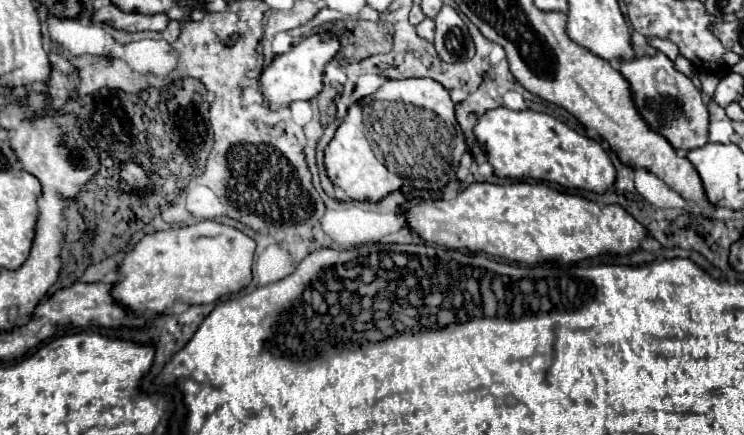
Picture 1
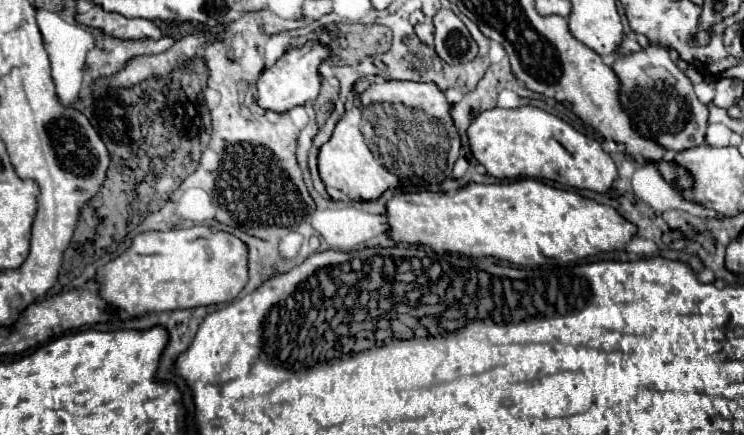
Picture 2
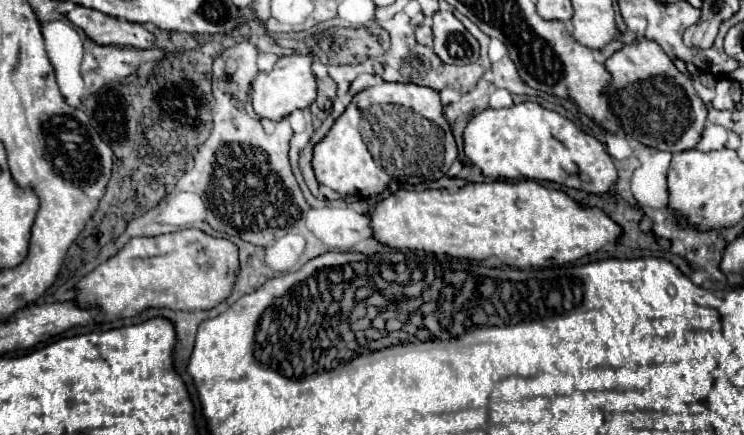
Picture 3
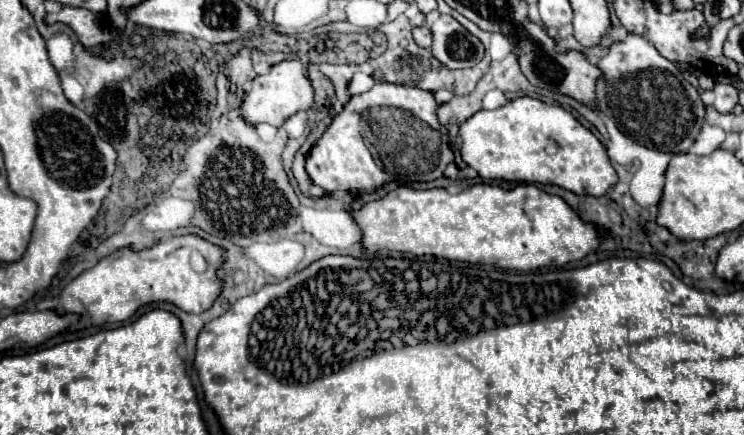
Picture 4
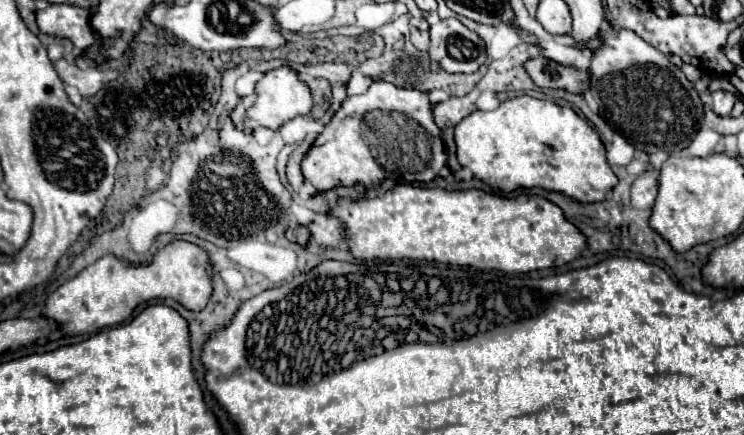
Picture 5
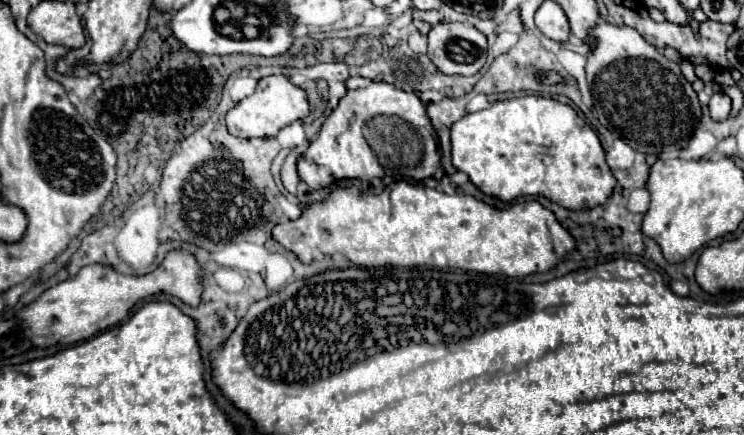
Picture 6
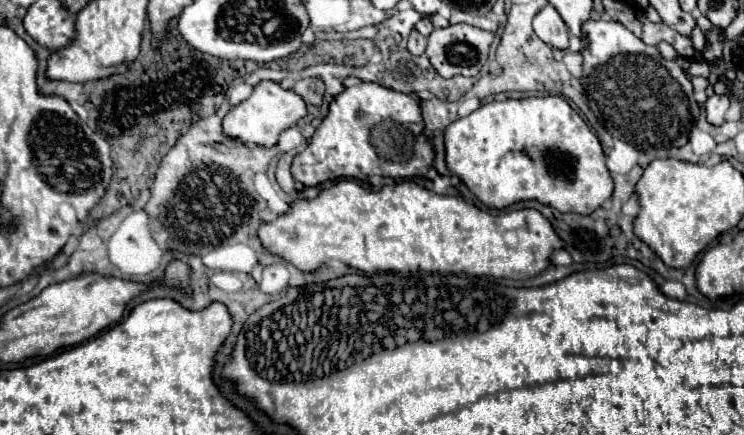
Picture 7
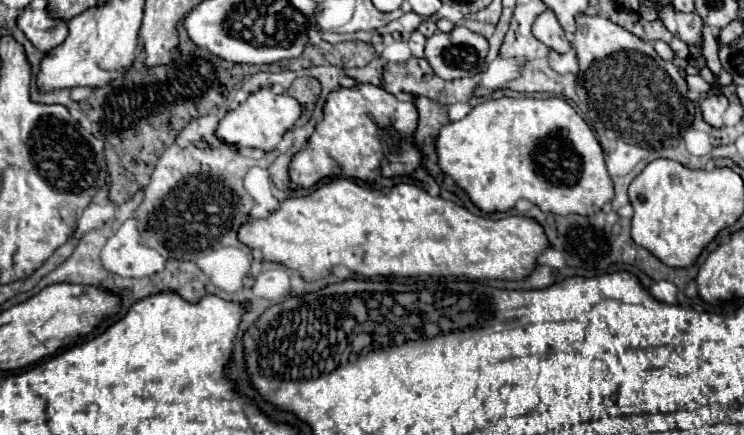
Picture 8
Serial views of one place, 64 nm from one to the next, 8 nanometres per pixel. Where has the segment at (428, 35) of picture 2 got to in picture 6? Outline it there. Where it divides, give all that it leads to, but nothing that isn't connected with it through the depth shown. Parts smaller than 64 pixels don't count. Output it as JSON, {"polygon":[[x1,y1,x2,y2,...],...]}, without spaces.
{"polygon":[[414,26,410,28,410,38,408,38,408,44,410,44,410,48,412,48,414,52,418,52,418,54,426,54,428,40,426,40,426,36,424,36,424,34,420,34]]}

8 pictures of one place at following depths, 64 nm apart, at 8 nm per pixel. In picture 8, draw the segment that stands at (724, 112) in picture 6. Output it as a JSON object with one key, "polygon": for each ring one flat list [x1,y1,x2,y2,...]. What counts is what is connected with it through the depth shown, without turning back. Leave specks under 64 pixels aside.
{"polygon":[[714,92,708,94,708,96,704,98,704,102,700,104,700,108,702,108,704,120,706,120,710,126,716,126,716,128,724,126,722,114,724,114,724,110,728,108,728,98,726,98,724,94,714,94]]}

